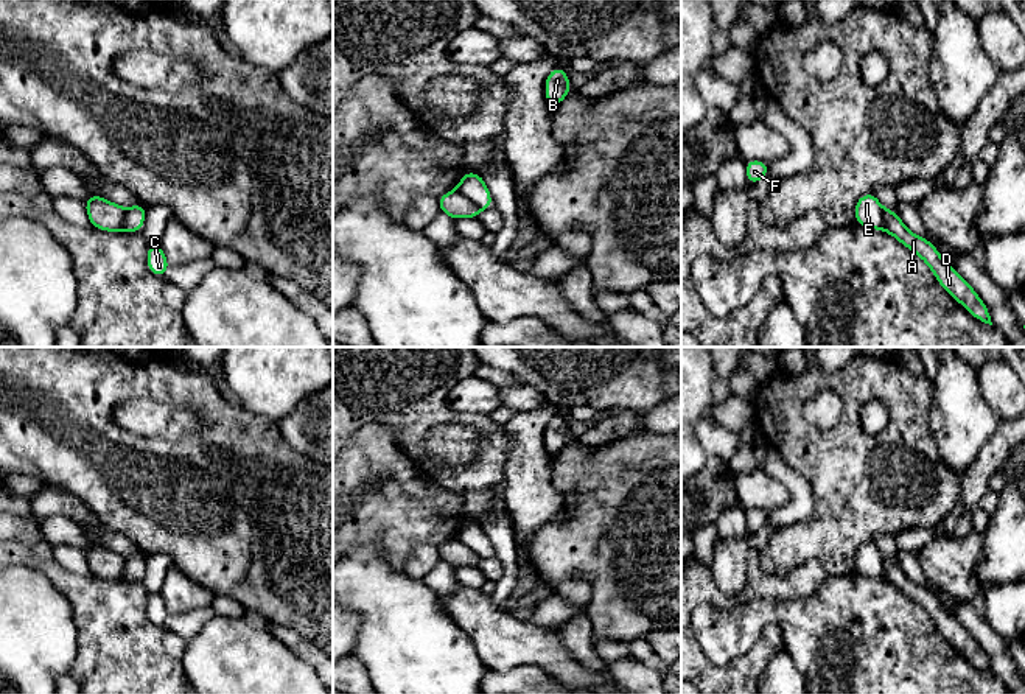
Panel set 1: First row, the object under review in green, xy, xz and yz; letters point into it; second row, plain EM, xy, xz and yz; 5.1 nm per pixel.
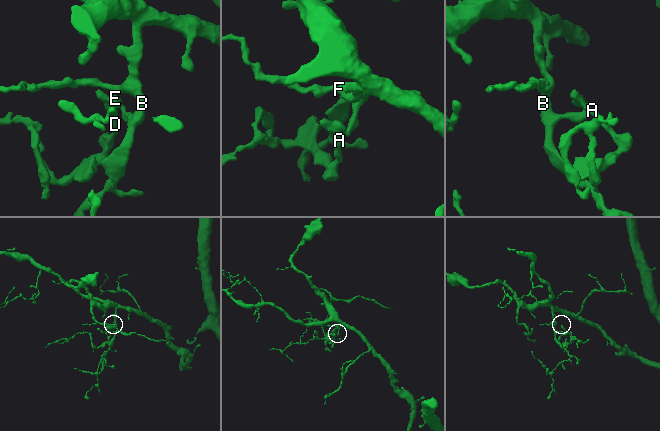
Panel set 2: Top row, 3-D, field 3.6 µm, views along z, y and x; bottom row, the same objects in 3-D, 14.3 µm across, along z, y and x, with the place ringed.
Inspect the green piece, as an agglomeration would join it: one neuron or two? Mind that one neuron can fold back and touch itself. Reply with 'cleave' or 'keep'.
cleave

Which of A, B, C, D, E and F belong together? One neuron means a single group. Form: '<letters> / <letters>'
A D / B C E F

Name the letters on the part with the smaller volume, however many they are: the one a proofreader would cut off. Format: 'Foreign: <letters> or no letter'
Foreign: A, D

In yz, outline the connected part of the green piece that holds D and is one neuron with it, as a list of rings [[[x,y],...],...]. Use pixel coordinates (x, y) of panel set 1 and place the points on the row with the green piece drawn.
[[[883,209],[883,221],[885,232],[919,255],[929,265],[939,285],[958,300],[972,317],[992,325],[988,307],[981,302],[972,286],[943,260],[929,240],[911,233],[893,210]]]

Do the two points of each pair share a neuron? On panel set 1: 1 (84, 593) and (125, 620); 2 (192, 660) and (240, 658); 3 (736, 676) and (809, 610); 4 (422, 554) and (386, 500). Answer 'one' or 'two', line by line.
1: one
2: one
3: two
4: two

